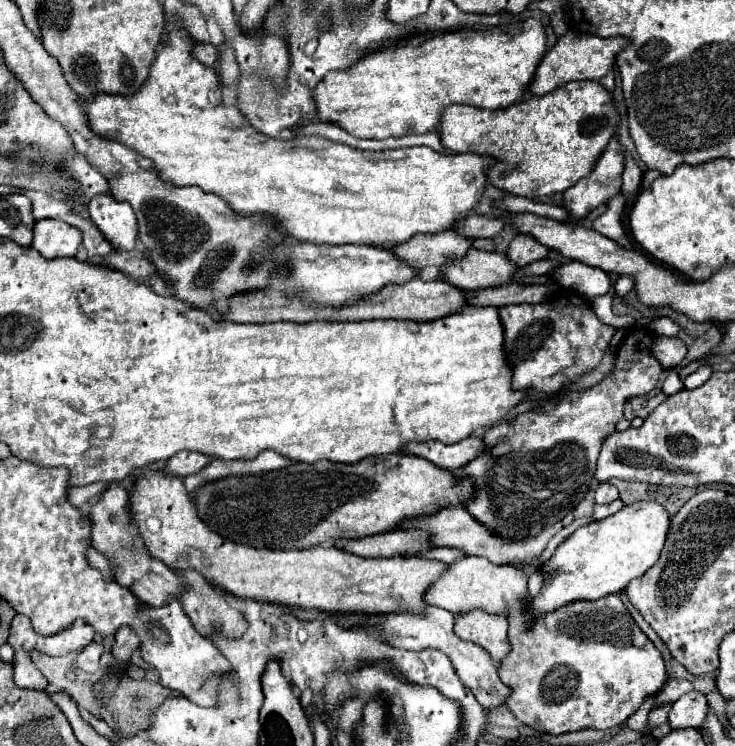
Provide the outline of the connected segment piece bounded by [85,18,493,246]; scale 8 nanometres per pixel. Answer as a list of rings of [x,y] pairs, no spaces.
[[[177,18],[167,22],[167,32],[169,42],[155,58],[147,84],[135,96],[99,94],[91,102],[85,100],[91,128],[99,136],[119,140],[151,158],[163,180],[171,180],[175,186],[199,186],[205,192],[213,192],[227,200],[241,216],[255,212],[271,214],[291,238],[315,244],[401,244],[421,232],[437,234],[451,230],[481,200],[487,182],[485,170],[493,160],[479,154],[445,156],[427,146],[369,152],[321,136],[277,140],[261,134],[239,108],[225,104],[219,76],[213,68],[193,58],[191,50],[197,42],[183,30]]]

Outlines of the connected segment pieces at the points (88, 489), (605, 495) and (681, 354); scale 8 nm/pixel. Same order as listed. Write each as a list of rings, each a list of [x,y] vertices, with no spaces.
[[[89,484],[89,486],[81,486],[81,488],[71,488],[69,496],[71,496],[71,504],[73,506],[81,506],[85,502],[89,502],[93,496],[97,496],[101,492],[101,488],[107,484]]]
[[[600,483],[595,492],[595,502],[597,504],[609,504],[618,499],[619,492],[617,488],[609,483]]]
[[[655,336],[651,342],[651,354],[653,354],[653,358],[659,360],[659,364],[663,368],[673,368],[685,358],[687,346],[683,340],[675,338],[675,336],[671,336],[671,338]]]

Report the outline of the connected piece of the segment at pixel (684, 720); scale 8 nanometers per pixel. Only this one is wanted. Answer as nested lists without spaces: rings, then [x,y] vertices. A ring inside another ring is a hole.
[[[691,690],[689,694],[683,694],[669,712],[669,726],[671,730],[681,728],[697,728],[703,724],[707,716],[707,698],[705,694]]]

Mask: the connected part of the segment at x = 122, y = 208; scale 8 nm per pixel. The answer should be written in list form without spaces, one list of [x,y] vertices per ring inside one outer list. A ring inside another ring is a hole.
[[[111,194],[95,196],[89,204],[89,214],[99,232],[115,250],[133,250],[137,238],[137,220],[129,204],[115,202]]]

